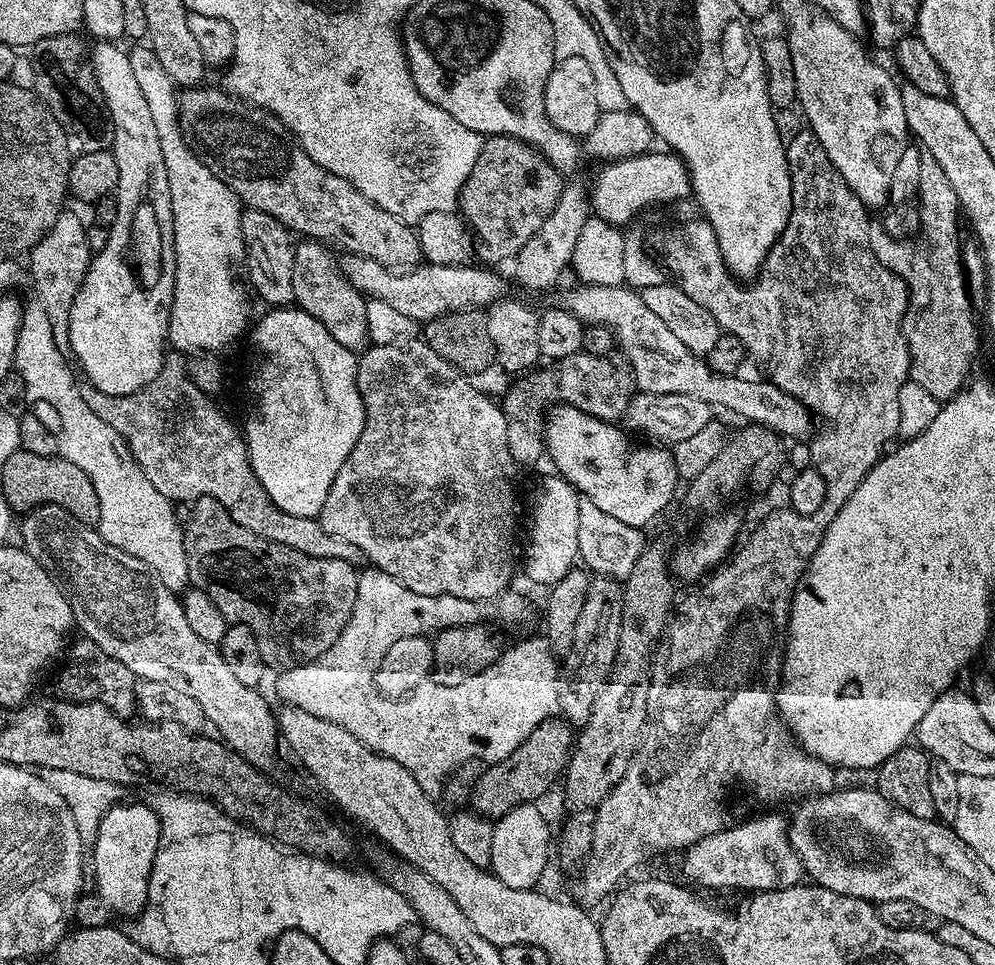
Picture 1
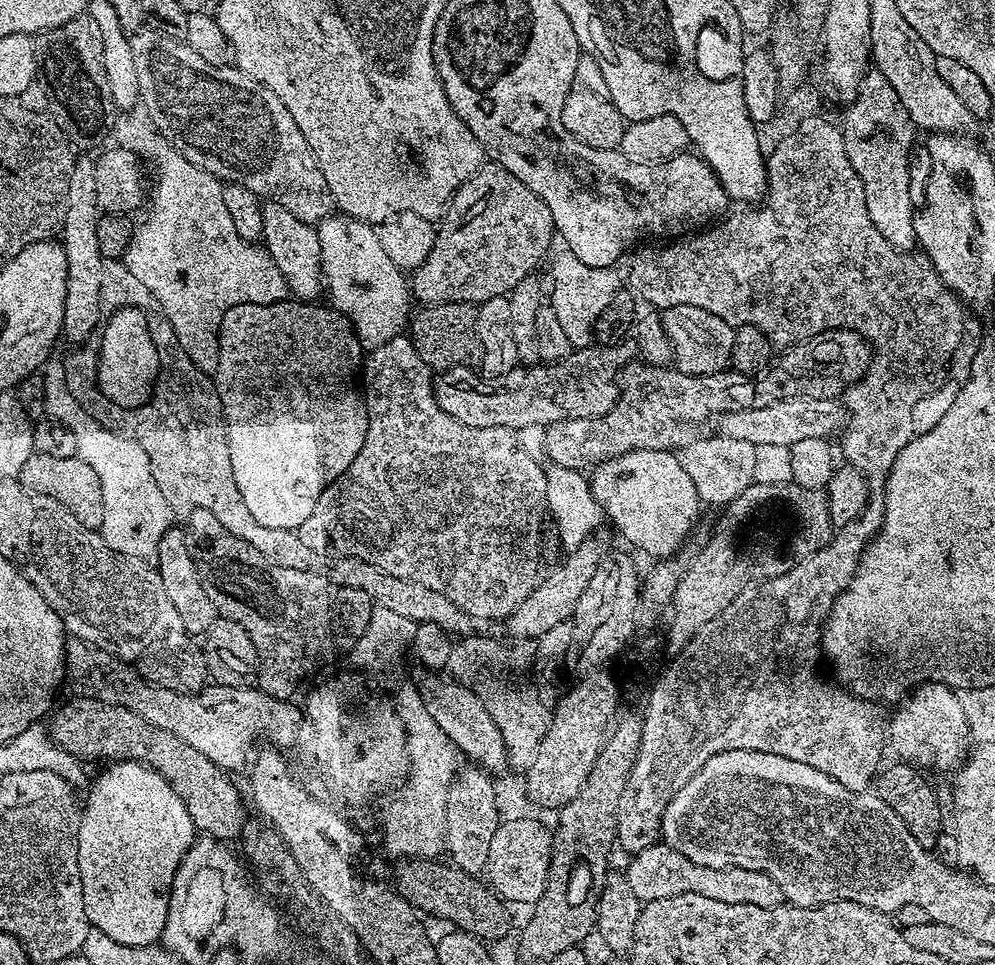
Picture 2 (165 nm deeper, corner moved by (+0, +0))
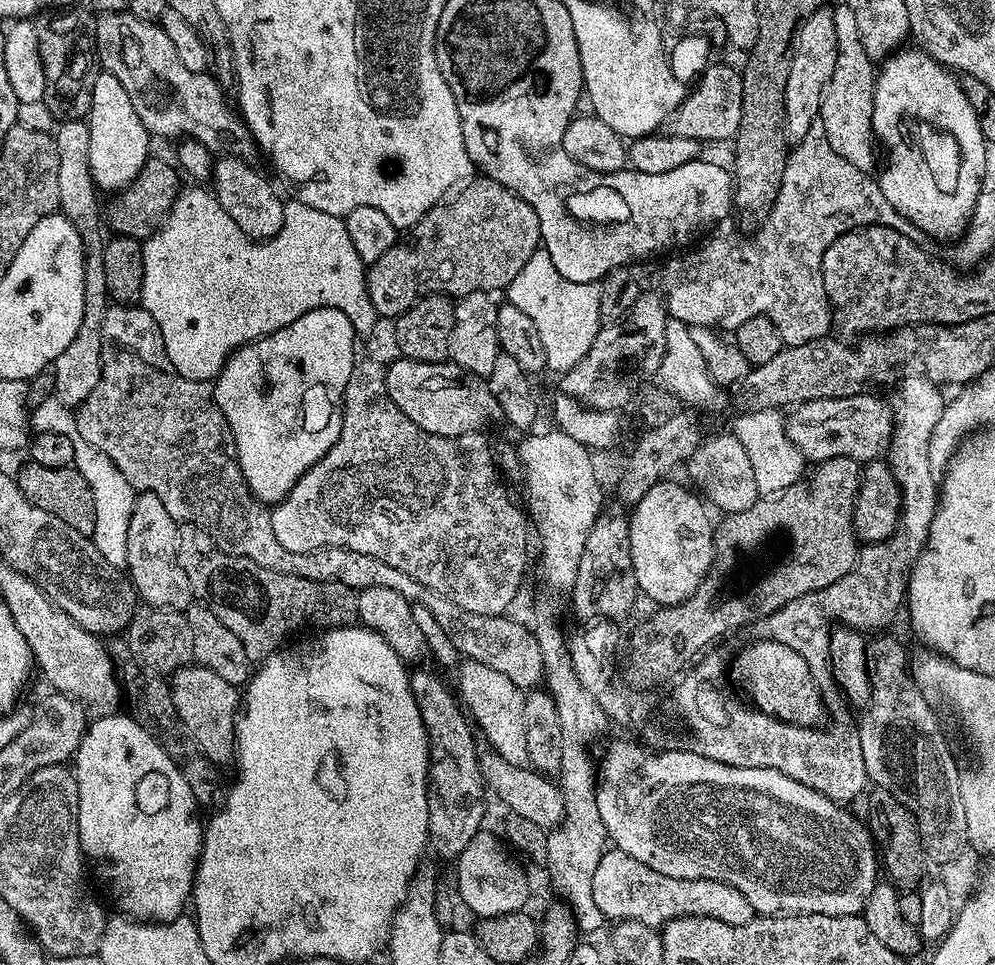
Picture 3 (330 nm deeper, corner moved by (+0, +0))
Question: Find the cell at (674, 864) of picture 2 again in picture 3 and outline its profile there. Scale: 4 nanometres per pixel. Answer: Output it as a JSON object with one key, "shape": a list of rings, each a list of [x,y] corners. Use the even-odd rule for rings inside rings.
{"shape":[[[612,846],[604,851],[598,870],[594,870],[594,902],[609,921],[637,920],[654,929],[678,916],[710,917],[728,925],[745,925],[754,914],[745,896],[728,883],[692,879],[692,884],[676,884],[677,880],[650,870],[650,866],[642,866],[638,858],[630,858],[630,854]]]}

